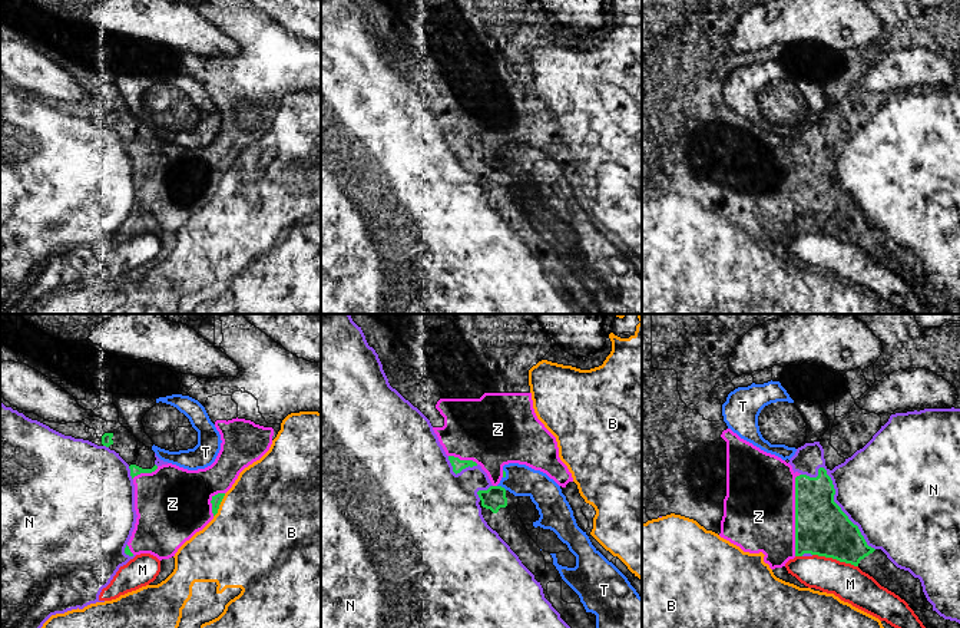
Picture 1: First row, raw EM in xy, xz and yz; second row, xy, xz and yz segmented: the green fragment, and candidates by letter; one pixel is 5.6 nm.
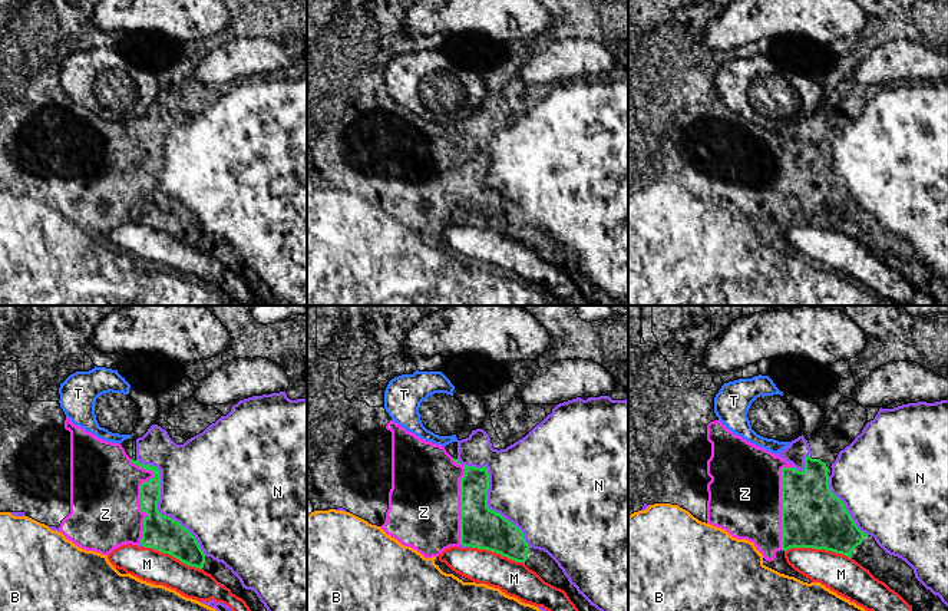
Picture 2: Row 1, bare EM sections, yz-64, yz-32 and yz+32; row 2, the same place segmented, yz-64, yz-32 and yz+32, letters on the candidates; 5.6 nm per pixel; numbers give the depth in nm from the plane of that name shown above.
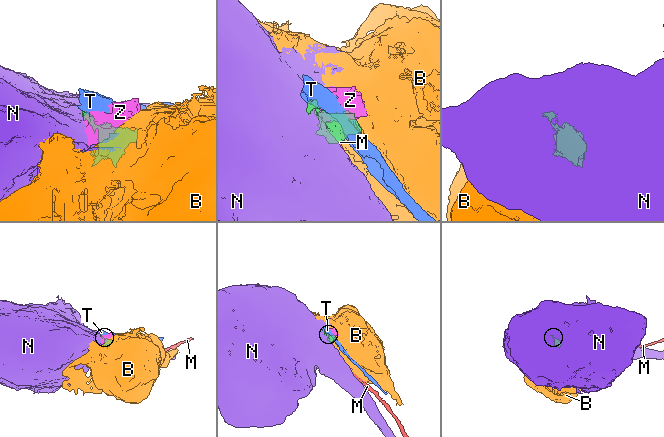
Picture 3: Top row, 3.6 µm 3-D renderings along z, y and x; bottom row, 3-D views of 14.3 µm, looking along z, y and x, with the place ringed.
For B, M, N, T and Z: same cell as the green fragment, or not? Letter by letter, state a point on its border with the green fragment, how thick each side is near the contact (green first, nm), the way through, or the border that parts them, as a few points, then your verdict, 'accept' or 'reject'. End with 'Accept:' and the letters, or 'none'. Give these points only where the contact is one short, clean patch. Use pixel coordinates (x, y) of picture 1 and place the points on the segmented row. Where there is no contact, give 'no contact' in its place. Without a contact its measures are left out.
B: meets green in xy at (219, 503); 60 nm thick on the green side, 500 nm on the other; reject
M: meets green in yz at (836, 558); 300 nm thick on the green side, 200 nm on the other; reject
N: meets green in yz at (833, 496); 300 nm thick on the green side, 460 nm on the other; reject
T: meets green in xz at (500, 486); 130 nm thick on the green side, 180 nm on the other; reject
Z: meets green in yz at (795, 515); 300 nm thick on the green side, 400 nm on the other; accept
Accept: Z

